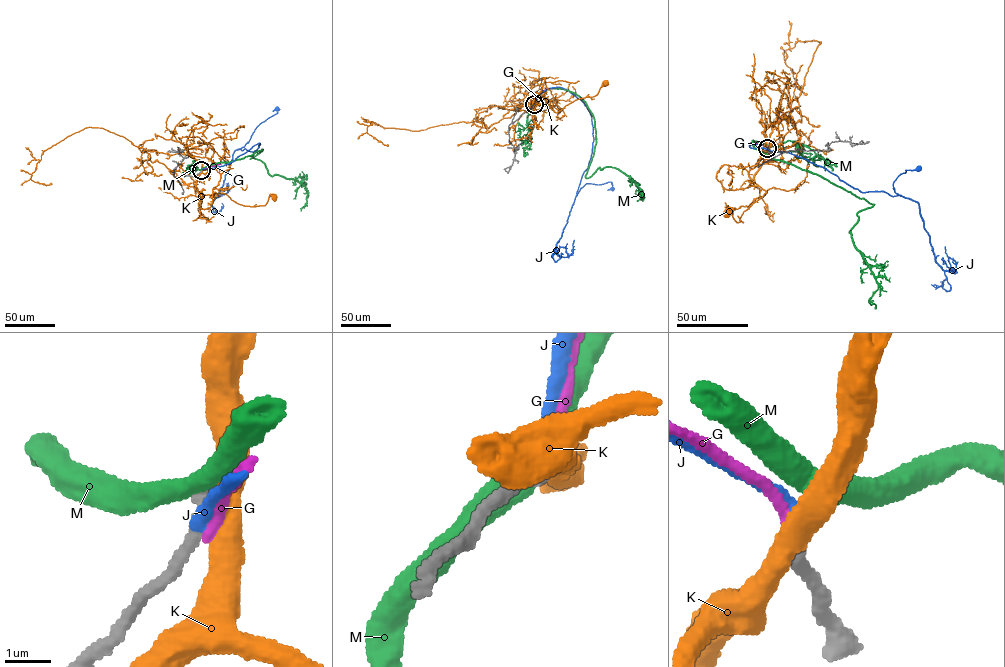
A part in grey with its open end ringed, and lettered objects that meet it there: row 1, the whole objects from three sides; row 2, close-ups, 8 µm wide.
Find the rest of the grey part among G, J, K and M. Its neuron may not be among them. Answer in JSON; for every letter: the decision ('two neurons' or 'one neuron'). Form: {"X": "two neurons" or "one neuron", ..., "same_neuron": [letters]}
{"G": "two neurons", "J": "one neuron", "K": "two neurons", "M": "two neurons", "same_neuron": ["J"]}

